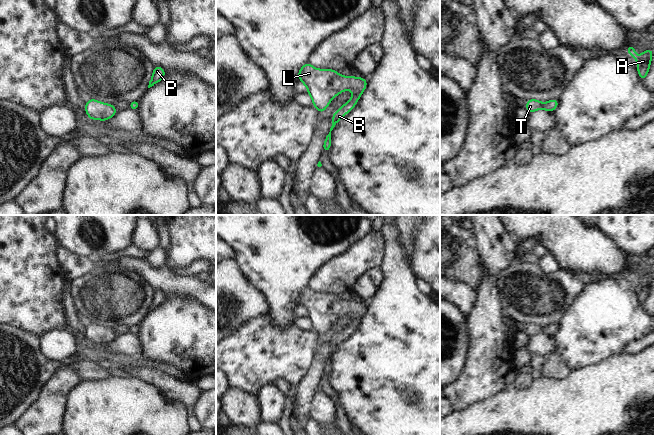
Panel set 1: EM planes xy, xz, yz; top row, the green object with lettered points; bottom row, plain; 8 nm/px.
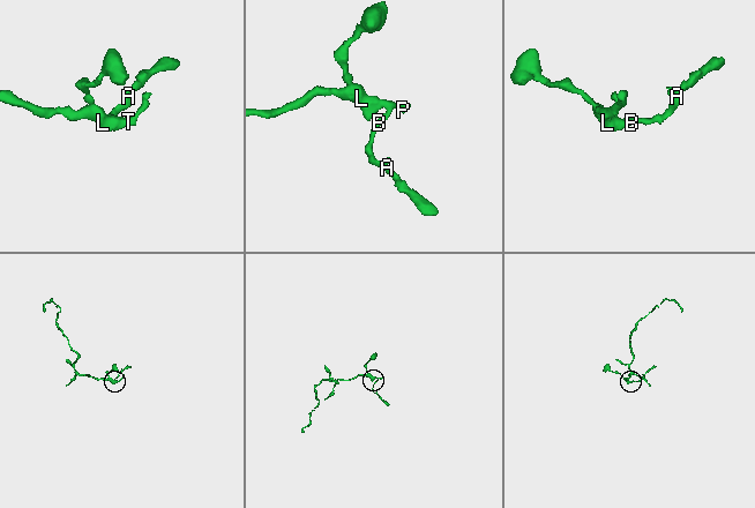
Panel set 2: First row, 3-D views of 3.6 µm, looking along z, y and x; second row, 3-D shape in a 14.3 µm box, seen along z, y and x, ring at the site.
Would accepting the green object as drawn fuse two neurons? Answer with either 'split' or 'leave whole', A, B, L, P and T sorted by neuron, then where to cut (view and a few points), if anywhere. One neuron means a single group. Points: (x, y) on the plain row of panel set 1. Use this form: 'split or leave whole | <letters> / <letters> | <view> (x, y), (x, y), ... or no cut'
leave whole | A B L P T | no cut

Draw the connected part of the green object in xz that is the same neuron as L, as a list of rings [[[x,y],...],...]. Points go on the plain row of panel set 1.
[[[309,286],[300,292],[298,303],[307,311],[307,317],[311,320],[313,330],[320,337],[324,337],[332,323],[343,315],[350,314],[353,316],[349,325],[332,339],[332,350],[323,368],[323,376],[329,376],[331,372],[331,355],[355,331],[367,311],[367,303],[351,299],[346,301],[333,293],[318,293]]]

